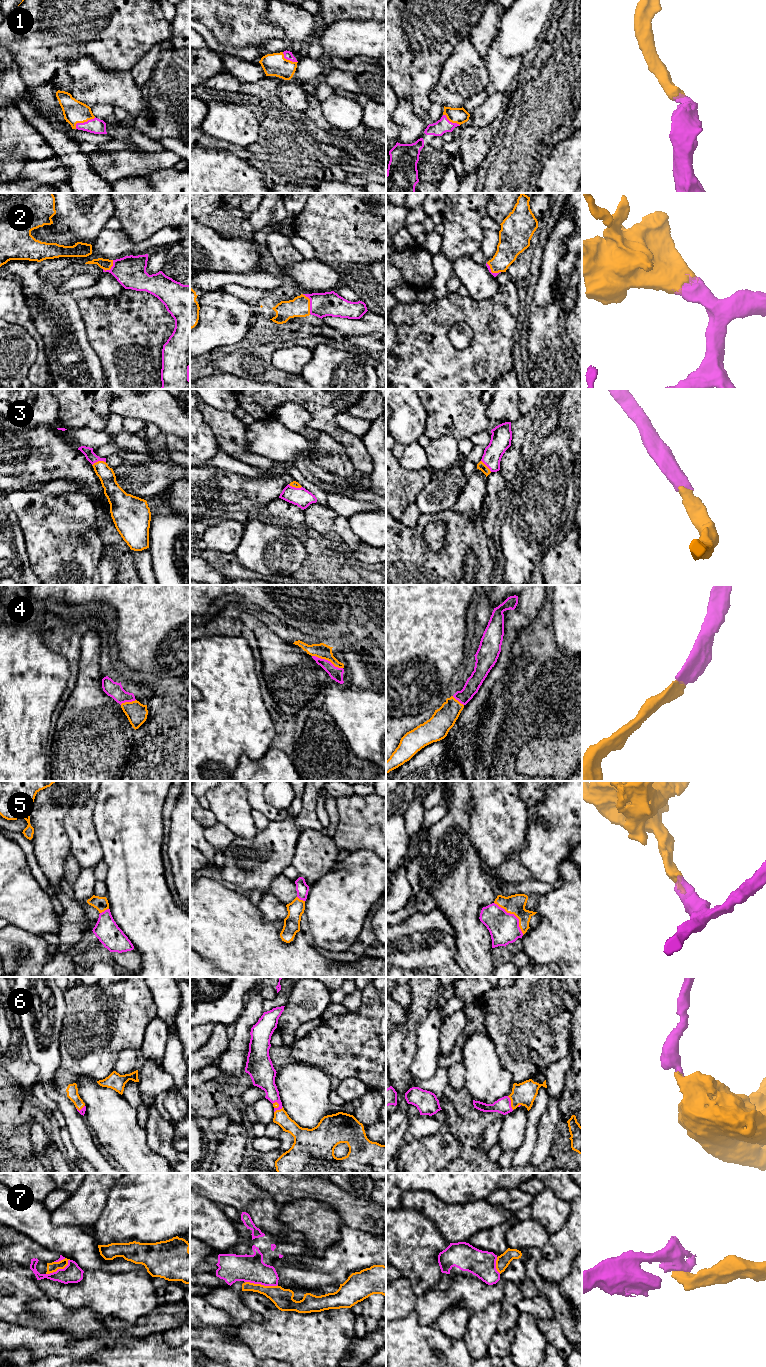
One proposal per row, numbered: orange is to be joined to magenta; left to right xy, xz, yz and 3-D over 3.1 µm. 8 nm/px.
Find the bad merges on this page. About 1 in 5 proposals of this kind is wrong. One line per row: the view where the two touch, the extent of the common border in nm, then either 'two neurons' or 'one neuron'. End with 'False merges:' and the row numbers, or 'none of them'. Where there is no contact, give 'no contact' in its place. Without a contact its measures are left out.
1: contact in xy; length 190 nm; one neuron
2: contact in xz; length 170 nm; one neuron
3: contact in xy; length 120 nm; one neuron
4: contact in xz; length 260 nm; one neuron
5: contact in yz; length 360 nm; one neuron
6: contact in yz; length 120 nm; one neuron
7: contact in xz; length 260 nm; two neurons
False merges: 7

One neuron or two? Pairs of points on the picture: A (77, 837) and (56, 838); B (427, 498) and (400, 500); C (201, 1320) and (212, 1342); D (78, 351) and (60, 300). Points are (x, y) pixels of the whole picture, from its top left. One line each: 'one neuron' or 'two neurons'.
A: two neurons
B: two neurons
C: two neurons
D: one neuron

